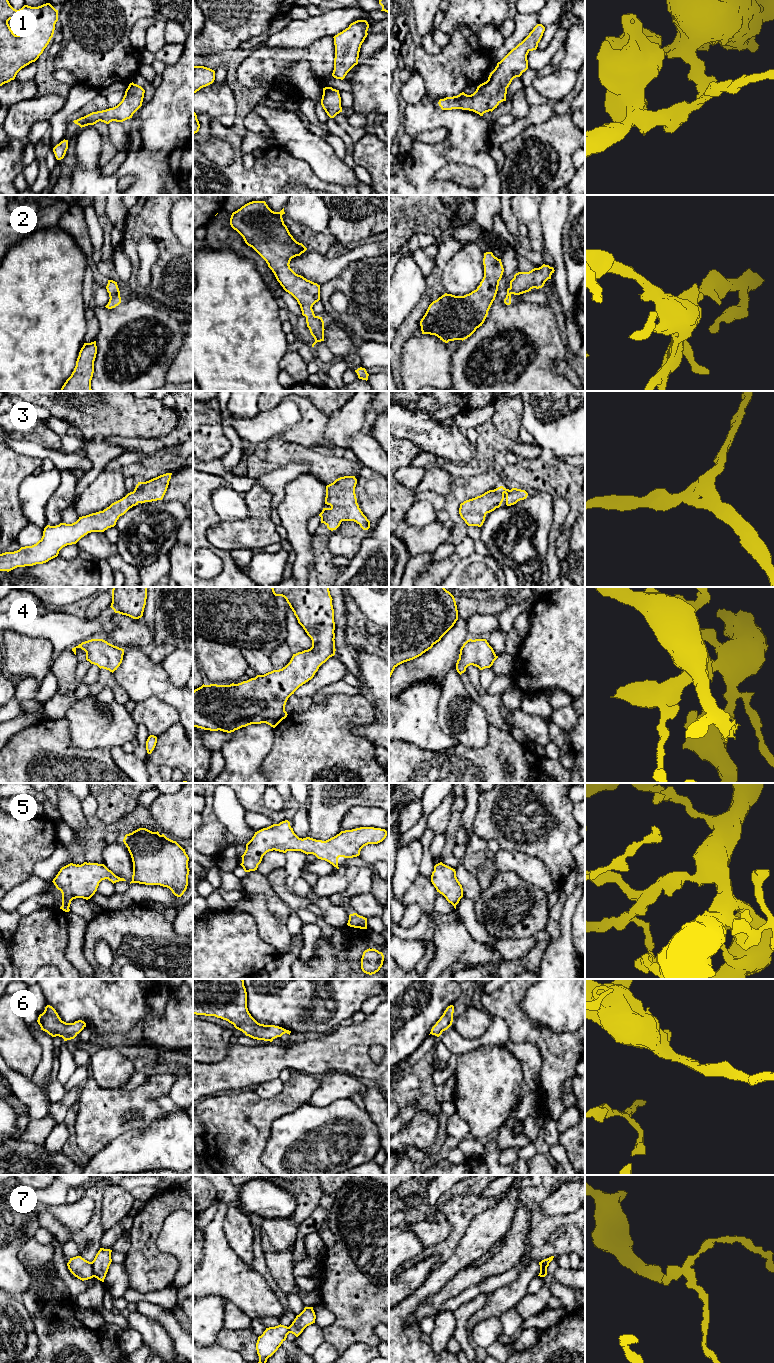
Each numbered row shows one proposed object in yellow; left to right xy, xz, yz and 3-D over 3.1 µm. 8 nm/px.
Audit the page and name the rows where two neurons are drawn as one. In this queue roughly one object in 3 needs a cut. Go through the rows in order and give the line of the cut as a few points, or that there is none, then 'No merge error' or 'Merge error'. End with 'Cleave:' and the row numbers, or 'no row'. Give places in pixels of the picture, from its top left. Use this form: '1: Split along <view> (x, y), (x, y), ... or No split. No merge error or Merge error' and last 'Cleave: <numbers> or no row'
1: No split. No merge error
2: No split. No merge error
3: No split. No merge error
4: No split. No merge error
5: No split. No merge error
6: No split. No merge error
7: Split along xy (91, 1262), (94, 1276). Merge error
Cleave: 7

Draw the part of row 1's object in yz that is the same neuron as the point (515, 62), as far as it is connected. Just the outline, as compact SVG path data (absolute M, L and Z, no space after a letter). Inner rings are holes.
M537 24L521 43L497 63L488 80L480 84L473 94L462 92L457 96L440 99L438 104L441 109L469 110L480 116L492 112L501 102L506 101L507 88L512 80L528 69L527 55L537 49L544 31L545 27Z

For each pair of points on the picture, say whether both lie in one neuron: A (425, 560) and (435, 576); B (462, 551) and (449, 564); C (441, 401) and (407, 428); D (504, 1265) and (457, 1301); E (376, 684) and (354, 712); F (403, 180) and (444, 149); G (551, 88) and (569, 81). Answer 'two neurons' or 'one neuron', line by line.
A: two neurons
B: one neuron
C: two neurons
D: two neurons
E: two neurons
F: one neuron
G: one neuron

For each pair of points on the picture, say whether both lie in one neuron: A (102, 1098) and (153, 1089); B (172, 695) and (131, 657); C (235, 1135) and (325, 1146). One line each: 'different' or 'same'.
A: same
B: same
C: different

